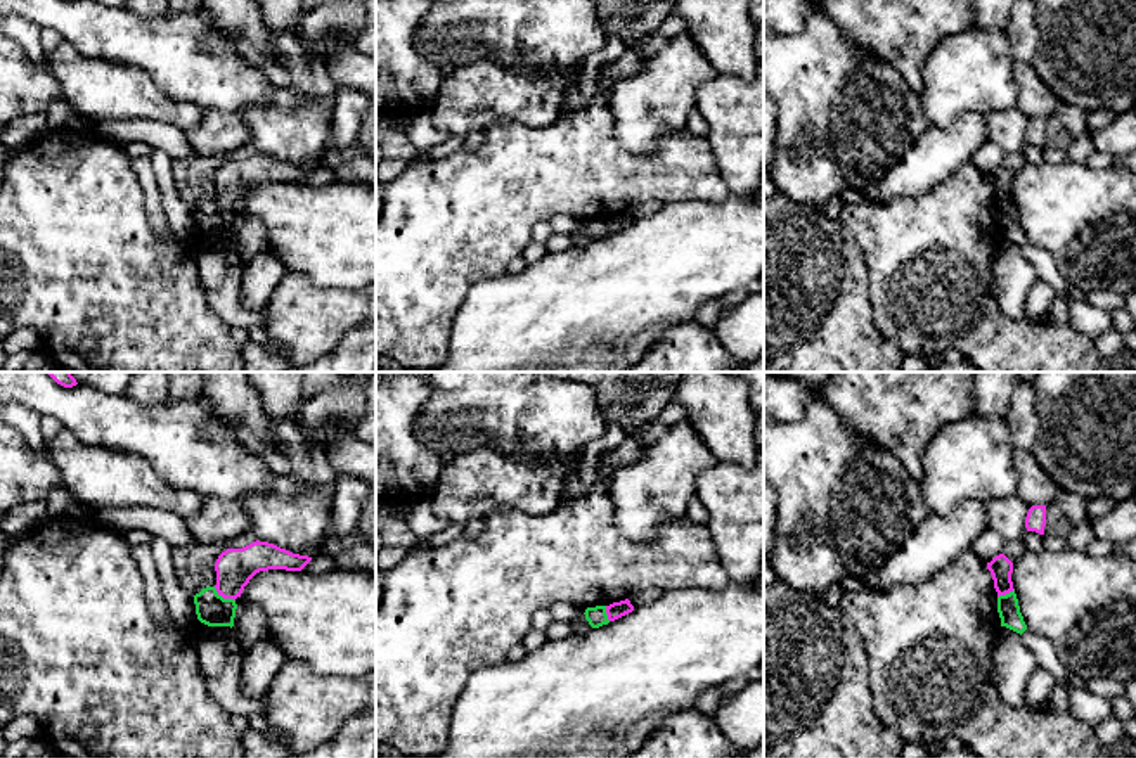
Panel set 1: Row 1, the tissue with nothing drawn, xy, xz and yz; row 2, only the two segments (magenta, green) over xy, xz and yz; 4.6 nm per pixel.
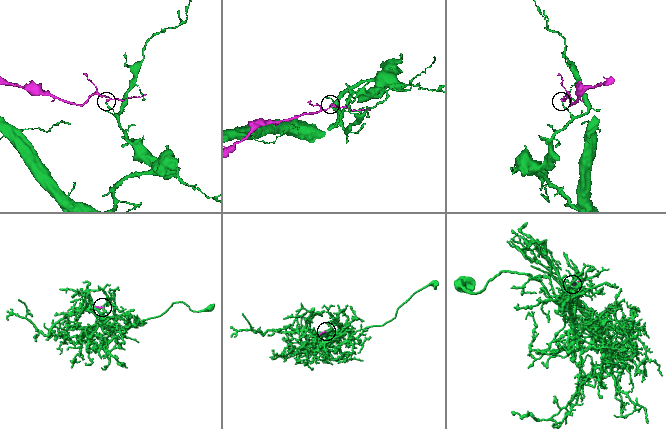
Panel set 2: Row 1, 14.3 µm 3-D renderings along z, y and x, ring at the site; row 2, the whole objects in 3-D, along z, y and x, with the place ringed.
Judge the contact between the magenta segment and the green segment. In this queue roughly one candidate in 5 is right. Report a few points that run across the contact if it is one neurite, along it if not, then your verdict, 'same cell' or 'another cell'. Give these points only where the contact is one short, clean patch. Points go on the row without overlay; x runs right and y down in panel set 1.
another cell

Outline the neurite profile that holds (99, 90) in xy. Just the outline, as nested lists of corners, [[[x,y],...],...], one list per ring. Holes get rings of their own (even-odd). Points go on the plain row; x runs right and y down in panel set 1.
[[[62,42],[45,55],[48,71],[57,78],[64,100],[88,121],[119,121],[145,118],[178,126],[184,133],[196,130],[203,119],[203,109],[185,100],[165,95],[147,73],[116,62],[81,55],[71,43]]]

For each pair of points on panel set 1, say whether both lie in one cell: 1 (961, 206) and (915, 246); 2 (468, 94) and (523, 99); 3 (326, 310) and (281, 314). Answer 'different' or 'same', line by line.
1: same
2: same
3: same

